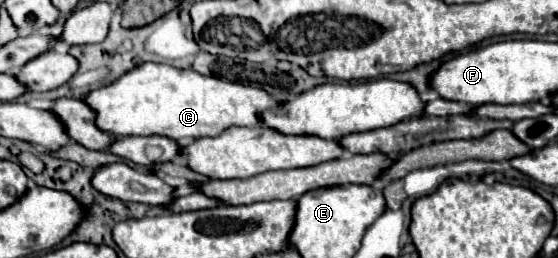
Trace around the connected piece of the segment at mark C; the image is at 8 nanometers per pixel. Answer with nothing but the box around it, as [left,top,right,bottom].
[86,62,278,142]

